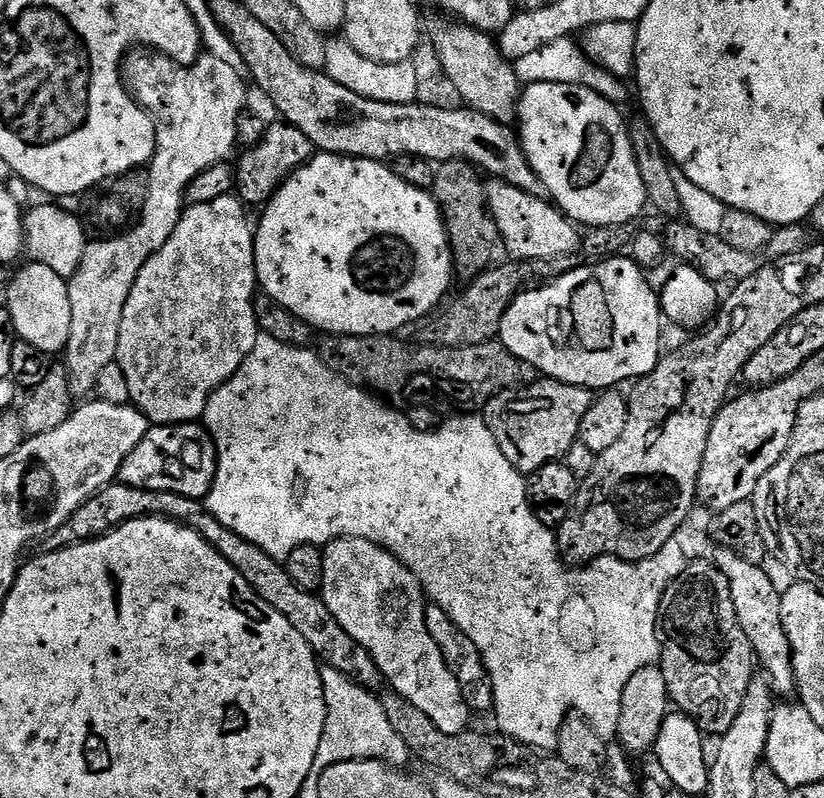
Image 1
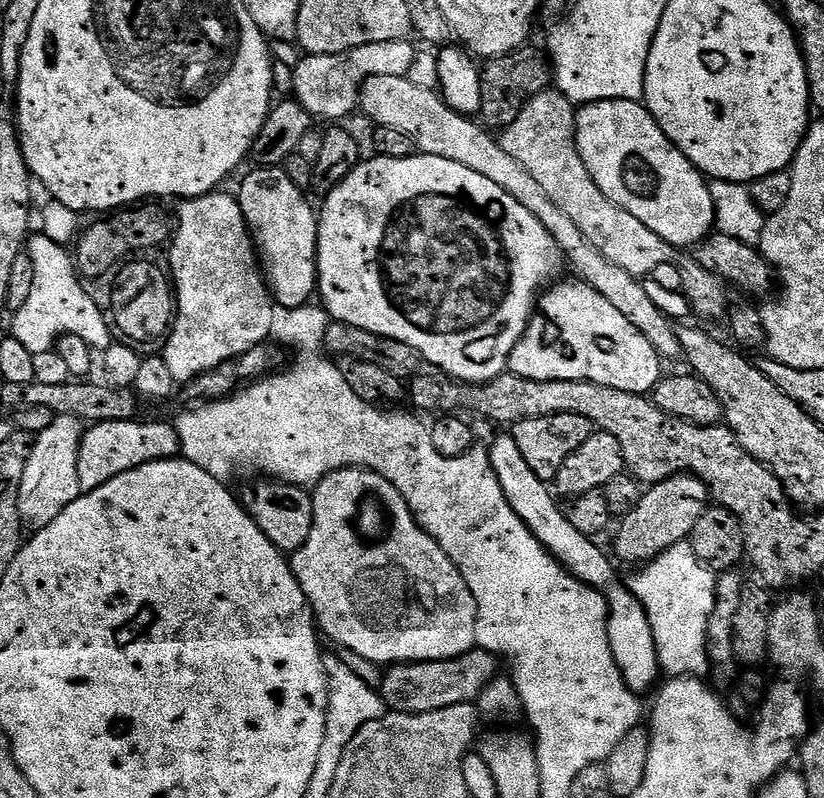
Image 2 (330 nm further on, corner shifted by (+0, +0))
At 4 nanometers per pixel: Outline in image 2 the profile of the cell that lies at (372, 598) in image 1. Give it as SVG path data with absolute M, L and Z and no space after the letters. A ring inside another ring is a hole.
M343 468L337 472L331 472L326 479L315 485L311 493L312 505L314 506L314 526L310 530L310 538L306 538L306 546L291 553L290 563L292 573L302 586L306 594L309 606L312 607L313 617L318 625L319 631L325 637L329 636L341 649L349 648L355 654L369 659L370 662L381 666L393 664L410 664L421 660L456 660L462 654L472 651L476 647L476 619L478 618L478 606L474 594L470 594L470 586L466 586L466 578L454 566L452 559L422 530L422 526L414 518L406 498L382 474L369 472L366 468Z

